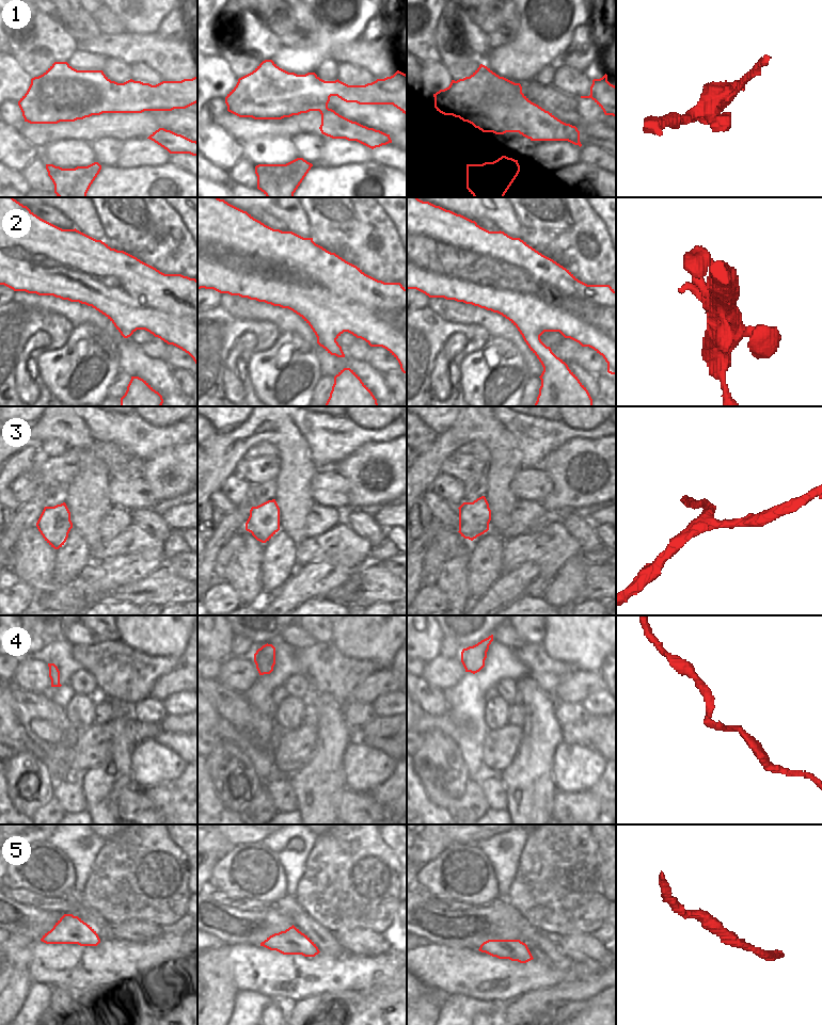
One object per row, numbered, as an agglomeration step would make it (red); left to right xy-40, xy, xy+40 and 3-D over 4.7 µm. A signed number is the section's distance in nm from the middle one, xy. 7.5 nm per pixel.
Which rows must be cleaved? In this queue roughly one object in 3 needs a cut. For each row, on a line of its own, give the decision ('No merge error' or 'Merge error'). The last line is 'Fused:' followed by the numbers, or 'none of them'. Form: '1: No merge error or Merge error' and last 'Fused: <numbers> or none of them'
1: Merge error
2: No merge error
3: No merge error
4: No merge error
5: No merge error
Fused: 1

